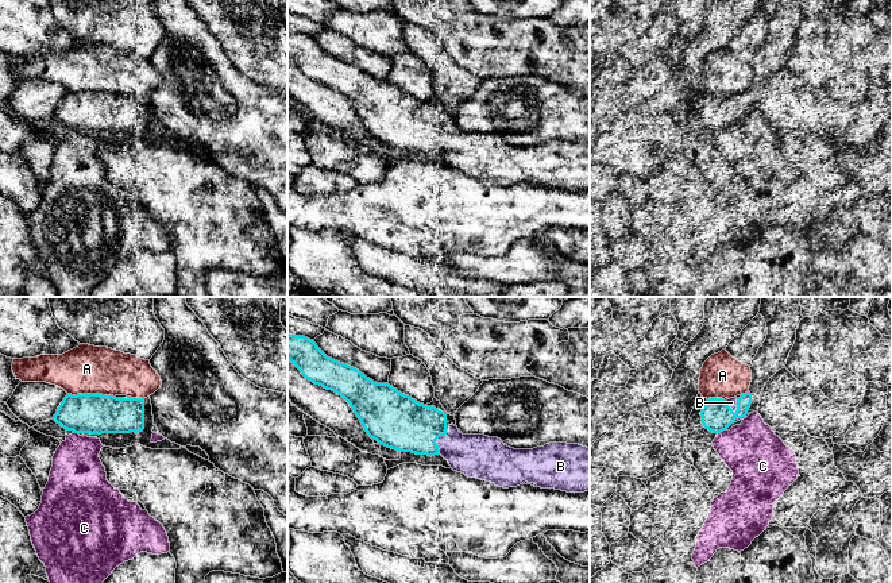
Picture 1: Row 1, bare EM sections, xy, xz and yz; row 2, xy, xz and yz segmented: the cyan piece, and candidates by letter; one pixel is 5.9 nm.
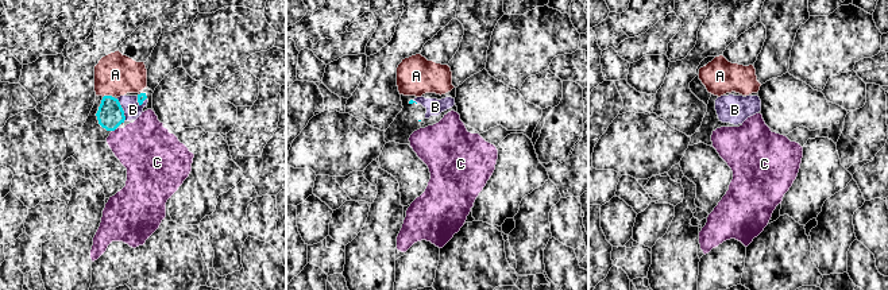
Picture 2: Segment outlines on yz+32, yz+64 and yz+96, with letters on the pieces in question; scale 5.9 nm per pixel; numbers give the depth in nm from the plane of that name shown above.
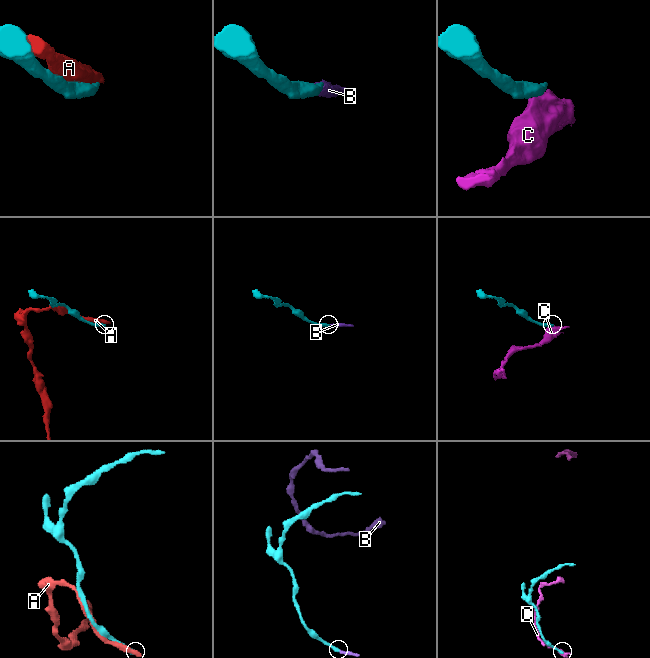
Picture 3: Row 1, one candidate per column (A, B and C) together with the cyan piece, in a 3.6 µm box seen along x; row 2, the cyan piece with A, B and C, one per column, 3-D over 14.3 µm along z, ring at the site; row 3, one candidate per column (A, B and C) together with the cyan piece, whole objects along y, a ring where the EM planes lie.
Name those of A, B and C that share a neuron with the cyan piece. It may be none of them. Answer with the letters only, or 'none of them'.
B

